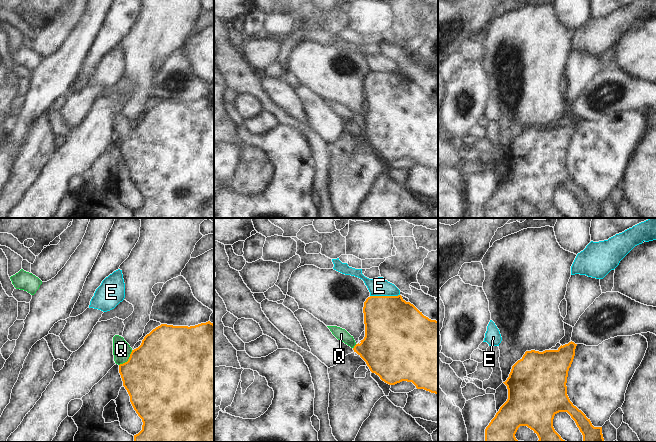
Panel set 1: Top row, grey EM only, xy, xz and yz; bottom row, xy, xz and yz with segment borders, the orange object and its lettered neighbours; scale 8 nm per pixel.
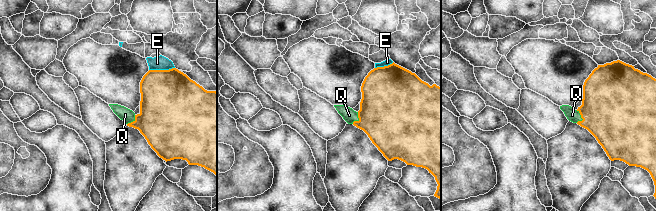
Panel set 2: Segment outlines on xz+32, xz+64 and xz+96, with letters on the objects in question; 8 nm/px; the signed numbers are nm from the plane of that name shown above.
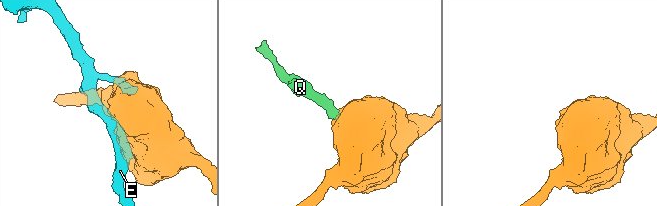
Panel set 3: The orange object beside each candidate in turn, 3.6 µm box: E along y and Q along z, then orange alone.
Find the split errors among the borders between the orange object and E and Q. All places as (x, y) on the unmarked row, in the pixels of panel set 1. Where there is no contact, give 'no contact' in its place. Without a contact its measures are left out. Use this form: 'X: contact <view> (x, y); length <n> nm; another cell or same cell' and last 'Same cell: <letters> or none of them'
E: contact xz (384, 72); length 240 nm; another cell
Q: contact xy (128, 135); length 170 nm; same cell
Same cell: Q

